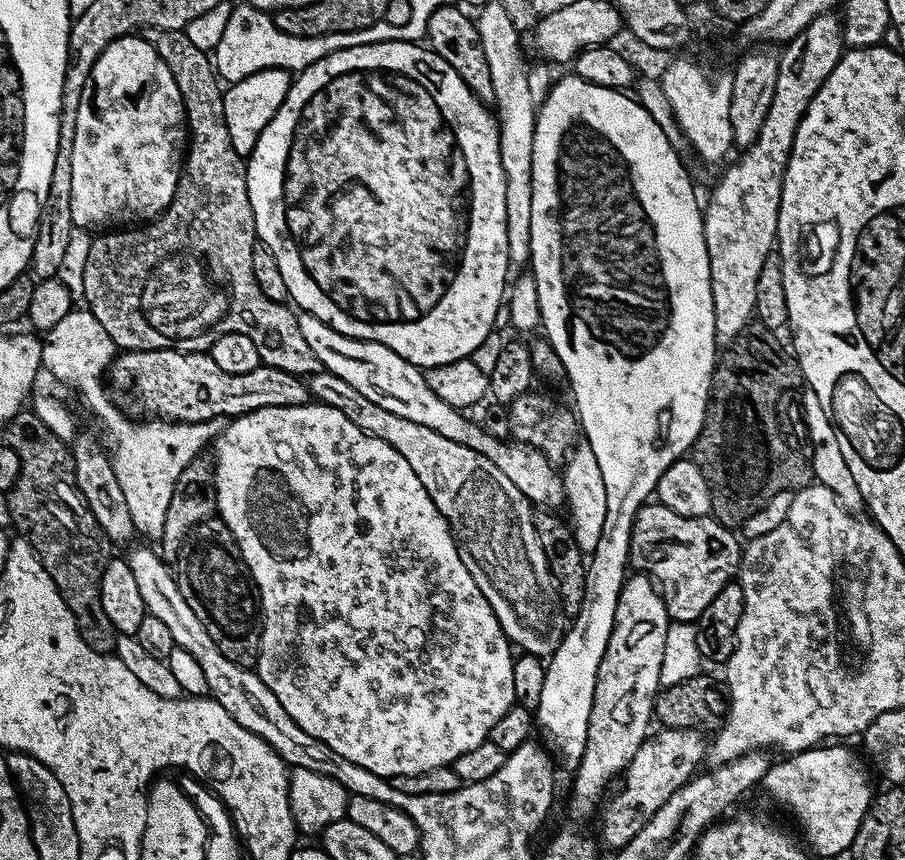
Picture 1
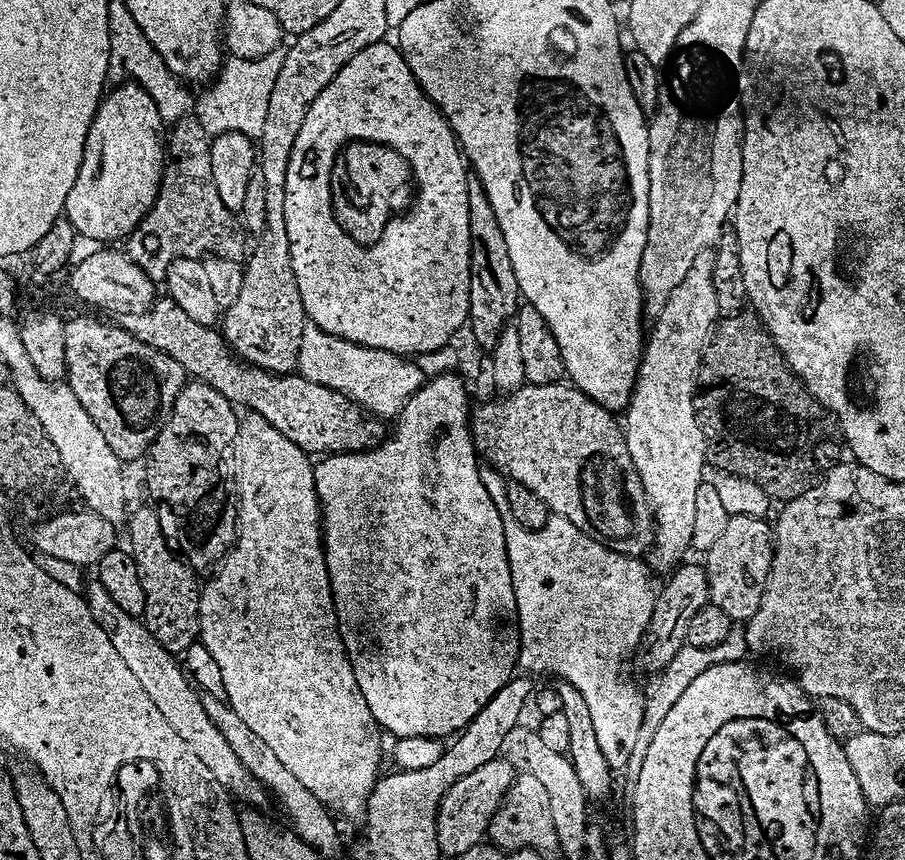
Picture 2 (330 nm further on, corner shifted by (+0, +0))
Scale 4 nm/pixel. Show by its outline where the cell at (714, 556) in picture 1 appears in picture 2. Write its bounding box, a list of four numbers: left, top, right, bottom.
[706,516,773,622]

